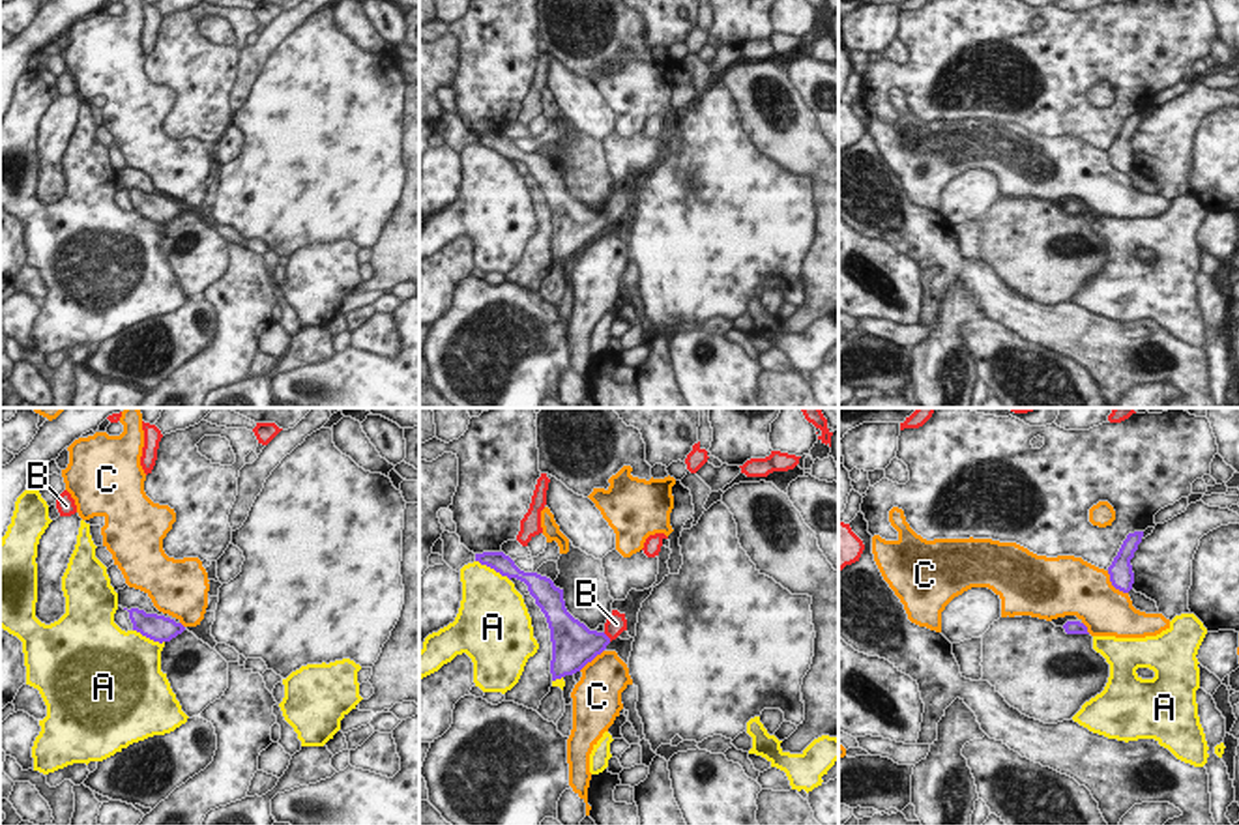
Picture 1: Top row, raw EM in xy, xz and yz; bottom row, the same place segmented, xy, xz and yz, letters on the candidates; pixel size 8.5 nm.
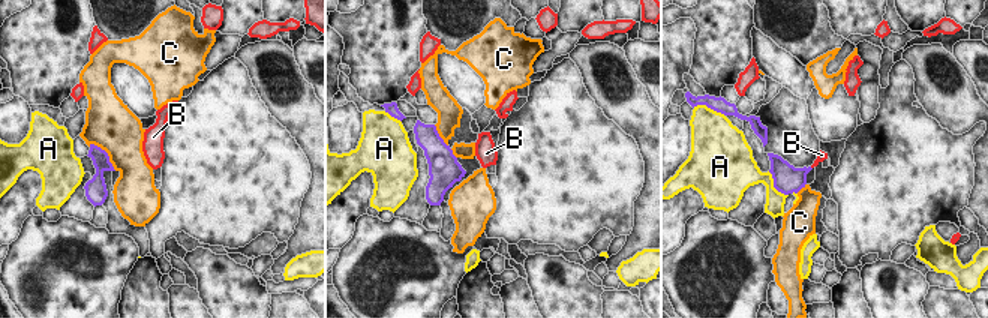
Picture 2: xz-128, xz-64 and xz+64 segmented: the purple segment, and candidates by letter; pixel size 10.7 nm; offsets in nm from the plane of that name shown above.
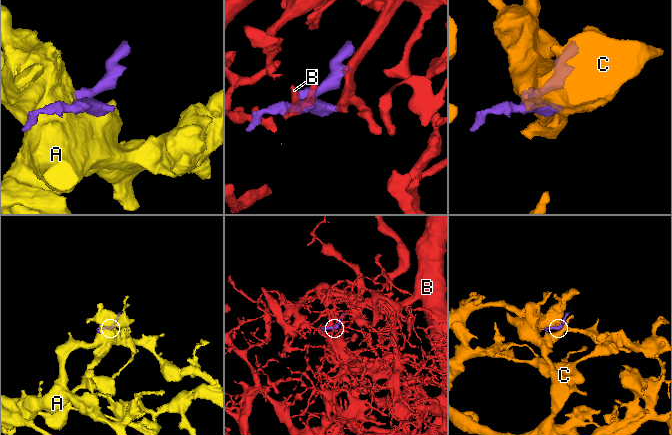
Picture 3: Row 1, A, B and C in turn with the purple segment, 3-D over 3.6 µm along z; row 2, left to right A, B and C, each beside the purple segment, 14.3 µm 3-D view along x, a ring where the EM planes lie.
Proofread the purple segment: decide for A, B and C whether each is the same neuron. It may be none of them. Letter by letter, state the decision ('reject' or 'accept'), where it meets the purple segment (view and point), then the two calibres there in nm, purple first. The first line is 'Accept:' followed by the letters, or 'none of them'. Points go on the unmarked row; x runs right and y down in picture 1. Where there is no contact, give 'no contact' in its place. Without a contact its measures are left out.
Accept: B
A: reject; meets purple in xz at (493, 148); 170 nm thick on the purple side, 440 nm on the other
B: accept; meets purple in xz at (607, 217); 320 nm thick on the purple side, 180 nm on the other
C: reject; meets purple in yz at (1114, 167); 220 nm thick on the purple side, 460 nm on the other

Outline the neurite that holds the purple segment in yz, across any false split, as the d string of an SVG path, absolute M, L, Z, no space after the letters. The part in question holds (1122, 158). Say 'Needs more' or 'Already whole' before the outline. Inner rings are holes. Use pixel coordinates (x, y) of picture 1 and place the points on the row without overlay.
Already whole. M1144 112L1129 114L1112 146L1108 148L1112 166L1123 174L1129 174L1134 165L1130 140L1134 138L1134 133L1138 131L1142 118Z

